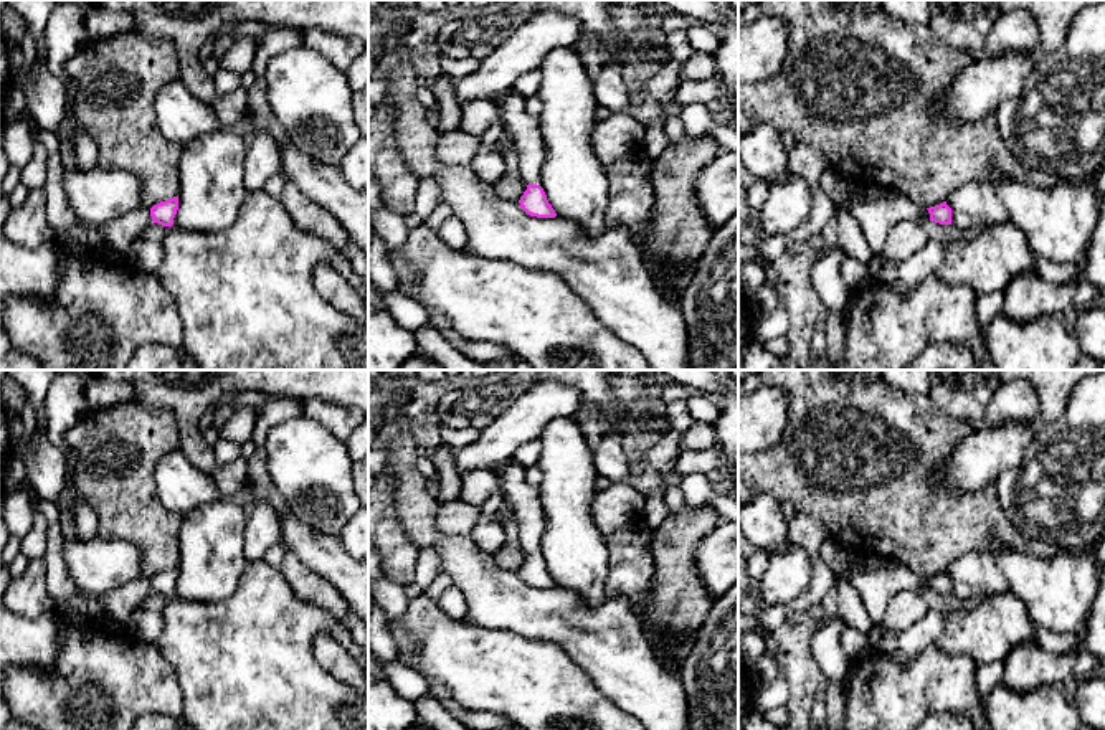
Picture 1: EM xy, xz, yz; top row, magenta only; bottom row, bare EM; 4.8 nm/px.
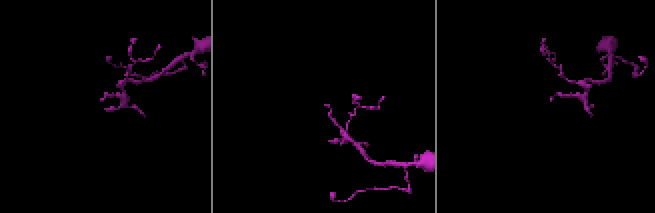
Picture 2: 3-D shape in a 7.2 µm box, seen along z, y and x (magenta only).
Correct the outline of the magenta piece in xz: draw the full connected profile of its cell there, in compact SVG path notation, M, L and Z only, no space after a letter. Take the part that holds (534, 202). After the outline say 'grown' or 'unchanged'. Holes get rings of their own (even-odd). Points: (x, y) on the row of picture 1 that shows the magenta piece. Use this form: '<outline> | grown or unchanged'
M517 92L504 96L497 106L500 119L514 135L520 177L527 183L527 190L519 200L522 210L530 216L555 218L557 213L540 187L545 142L540 135L538 117L525 111L525 97Z | grown

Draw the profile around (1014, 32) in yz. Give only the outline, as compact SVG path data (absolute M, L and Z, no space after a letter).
M1011 10L1001 15L986 36L986 56L1003 56L1009 53L1039 53L1039 28L1027 10Z

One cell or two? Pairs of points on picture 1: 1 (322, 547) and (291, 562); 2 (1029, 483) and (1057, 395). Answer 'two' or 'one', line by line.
1: two
2: two

